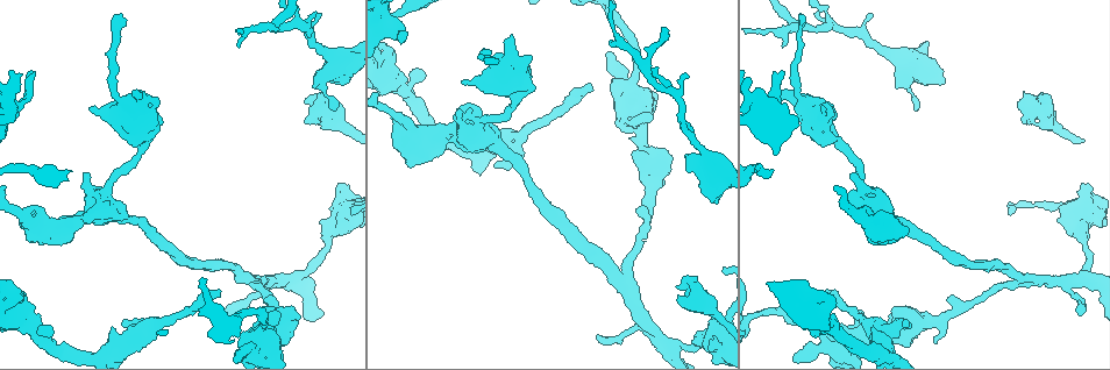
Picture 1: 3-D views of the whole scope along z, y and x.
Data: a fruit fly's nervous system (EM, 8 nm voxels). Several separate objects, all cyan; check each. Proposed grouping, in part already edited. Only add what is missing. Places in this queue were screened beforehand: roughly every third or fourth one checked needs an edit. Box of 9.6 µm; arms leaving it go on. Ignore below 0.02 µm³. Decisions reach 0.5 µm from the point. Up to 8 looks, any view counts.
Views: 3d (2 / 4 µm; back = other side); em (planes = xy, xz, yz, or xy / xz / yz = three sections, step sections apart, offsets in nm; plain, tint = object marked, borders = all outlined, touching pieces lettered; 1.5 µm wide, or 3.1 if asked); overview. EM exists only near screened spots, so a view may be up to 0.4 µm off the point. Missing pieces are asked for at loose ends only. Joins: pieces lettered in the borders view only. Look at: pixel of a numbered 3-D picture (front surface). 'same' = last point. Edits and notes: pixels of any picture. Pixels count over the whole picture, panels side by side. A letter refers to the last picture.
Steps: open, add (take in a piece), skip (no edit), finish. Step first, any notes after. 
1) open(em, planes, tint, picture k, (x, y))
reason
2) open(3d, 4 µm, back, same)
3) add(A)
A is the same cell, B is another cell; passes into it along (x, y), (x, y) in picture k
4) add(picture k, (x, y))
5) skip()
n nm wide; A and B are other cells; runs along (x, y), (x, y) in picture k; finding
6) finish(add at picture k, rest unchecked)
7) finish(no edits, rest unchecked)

open(3d, 2 µm, back, picture 1, (914, 108))
an open end

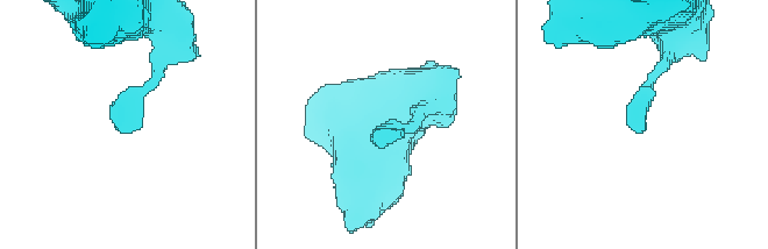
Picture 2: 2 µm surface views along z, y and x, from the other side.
open(em, planes, borders, picture 2, (120, 133))

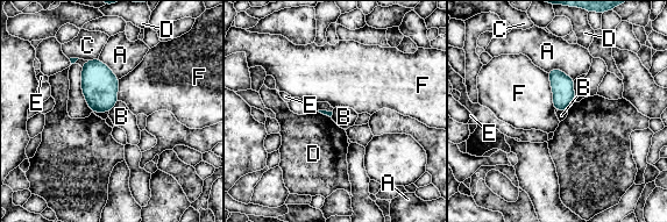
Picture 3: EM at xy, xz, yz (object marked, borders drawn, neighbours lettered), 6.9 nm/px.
skip()
F touches over 260 nm; A, B, C, D, E and F are other cells; border along (118, 101), (108, 110) in picture 3; no lettered piece goes on from it

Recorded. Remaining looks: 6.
open(em, yz, step 8, borders, picture 1, (496, 91))
branch stops here

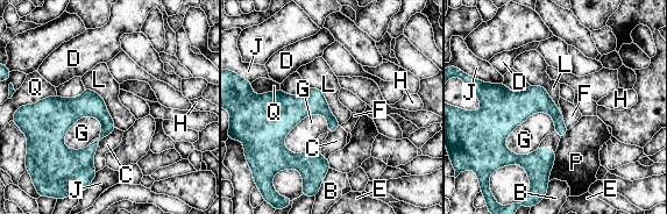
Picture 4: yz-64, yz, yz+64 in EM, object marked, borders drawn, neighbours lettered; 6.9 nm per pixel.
skip()
G touches over 400 nm; B, C, D, E, F, G, H, J, L, P and Q are other cells; border along (561, 113), (563, 125), (568, 129) in picture 4; none of them fits

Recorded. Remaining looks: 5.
open(3d, 2 µm, back, picture 1, (239, 47))
tapers out

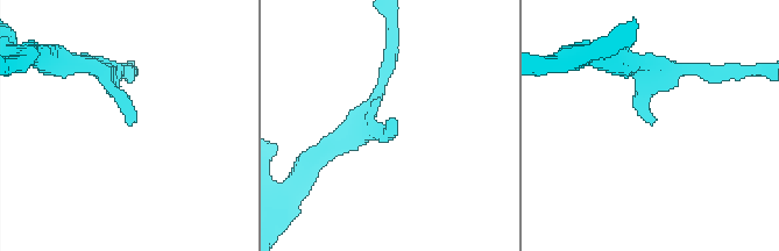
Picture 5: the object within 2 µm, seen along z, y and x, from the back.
open(em, planes, borders, picture 5, (395, 121))

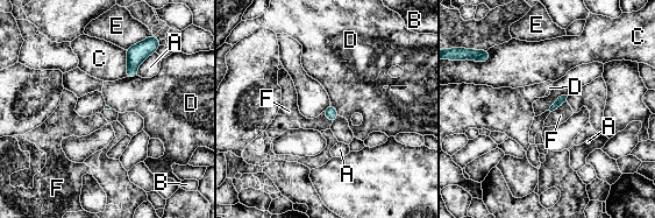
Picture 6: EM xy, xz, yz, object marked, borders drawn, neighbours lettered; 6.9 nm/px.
skip()
A, B, C, D, E and F are other cells; border along (565, 100), (550, 112) in picture 6; none of them fits

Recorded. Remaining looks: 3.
open(3d, 4 µm, picture 1, (709, 343))

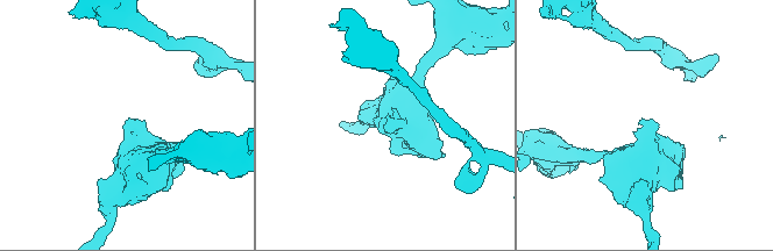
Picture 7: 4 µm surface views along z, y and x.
open(em, planes, borders, picture 7, (641, 120))

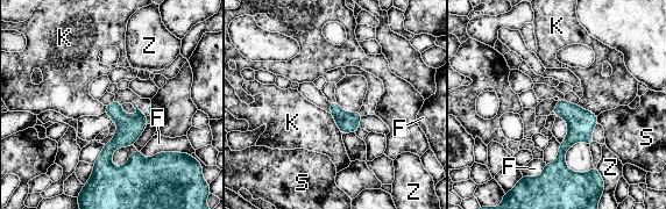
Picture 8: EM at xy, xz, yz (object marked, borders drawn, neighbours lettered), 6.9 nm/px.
skip()
F, K, S and Z are other cells; none of them fits

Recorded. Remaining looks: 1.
finish(no edits, rest unchecked)

